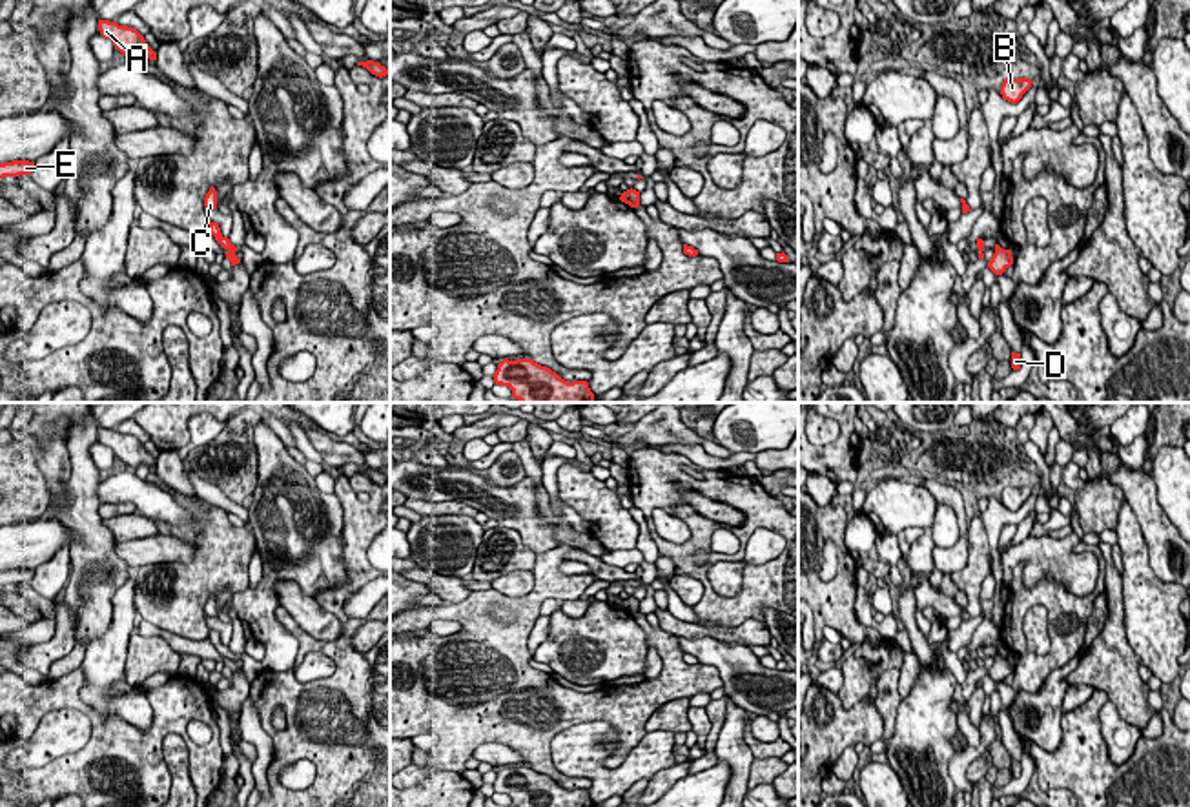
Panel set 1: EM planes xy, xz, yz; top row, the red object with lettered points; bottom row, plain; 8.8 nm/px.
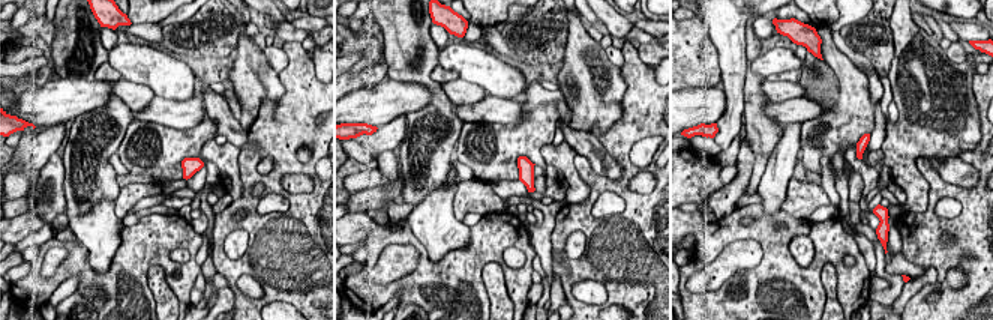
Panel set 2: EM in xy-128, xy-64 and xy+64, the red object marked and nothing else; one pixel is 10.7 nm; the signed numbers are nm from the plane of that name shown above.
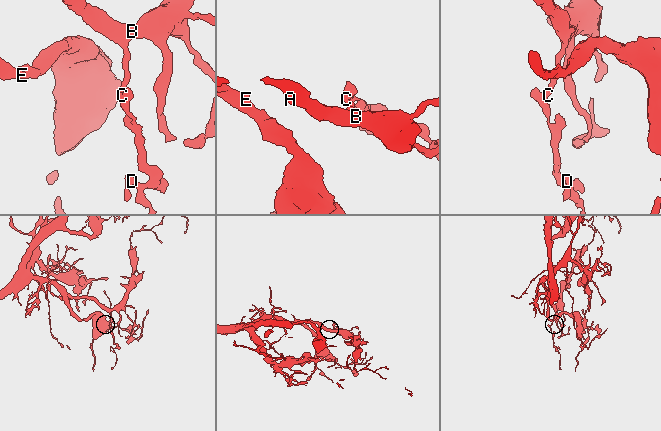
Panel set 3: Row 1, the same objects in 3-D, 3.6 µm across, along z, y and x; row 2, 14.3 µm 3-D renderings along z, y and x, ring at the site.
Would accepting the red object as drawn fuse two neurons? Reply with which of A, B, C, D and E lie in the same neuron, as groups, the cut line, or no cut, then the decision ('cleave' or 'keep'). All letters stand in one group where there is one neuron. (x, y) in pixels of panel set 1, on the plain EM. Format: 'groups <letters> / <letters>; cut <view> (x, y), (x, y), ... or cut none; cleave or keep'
groups A B C E / D; cut xy (228, 658), (234, 660); cleave

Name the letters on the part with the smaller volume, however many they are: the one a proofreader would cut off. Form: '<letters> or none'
D

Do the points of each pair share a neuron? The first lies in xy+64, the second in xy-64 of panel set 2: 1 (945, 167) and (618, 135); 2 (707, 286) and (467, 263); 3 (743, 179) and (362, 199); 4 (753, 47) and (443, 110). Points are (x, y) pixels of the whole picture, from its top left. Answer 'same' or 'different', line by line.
1: different
2: same
3: same
4: same

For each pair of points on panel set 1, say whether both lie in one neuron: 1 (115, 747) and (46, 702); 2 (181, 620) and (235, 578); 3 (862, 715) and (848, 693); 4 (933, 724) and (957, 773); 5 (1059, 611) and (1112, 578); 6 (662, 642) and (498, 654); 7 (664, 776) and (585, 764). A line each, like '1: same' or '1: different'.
1: same
2: same
3: different
4: different
5: different
6: same
7: different

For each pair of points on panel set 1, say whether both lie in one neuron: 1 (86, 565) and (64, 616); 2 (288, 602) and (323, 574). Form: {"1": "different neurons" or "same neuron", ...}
{"1": "different neurons", "2": "different neurons"}

